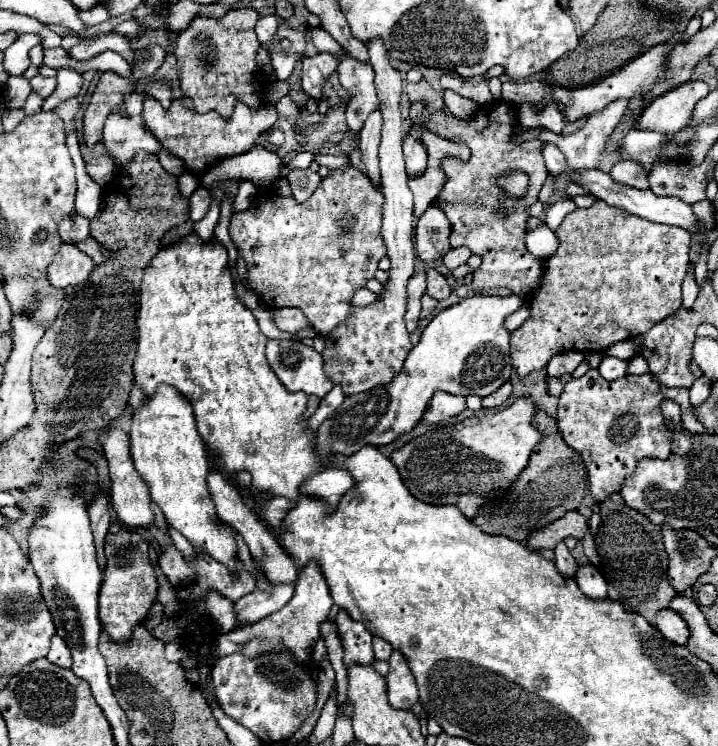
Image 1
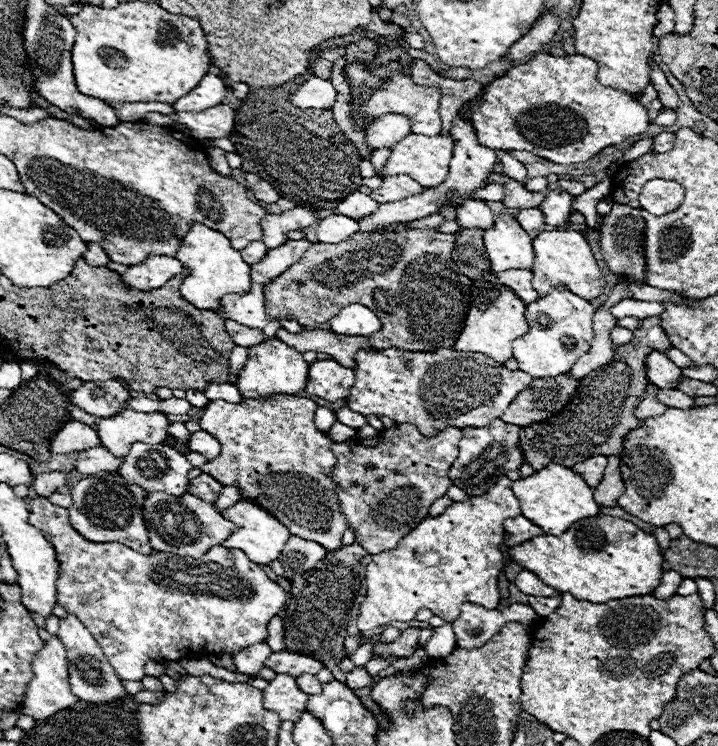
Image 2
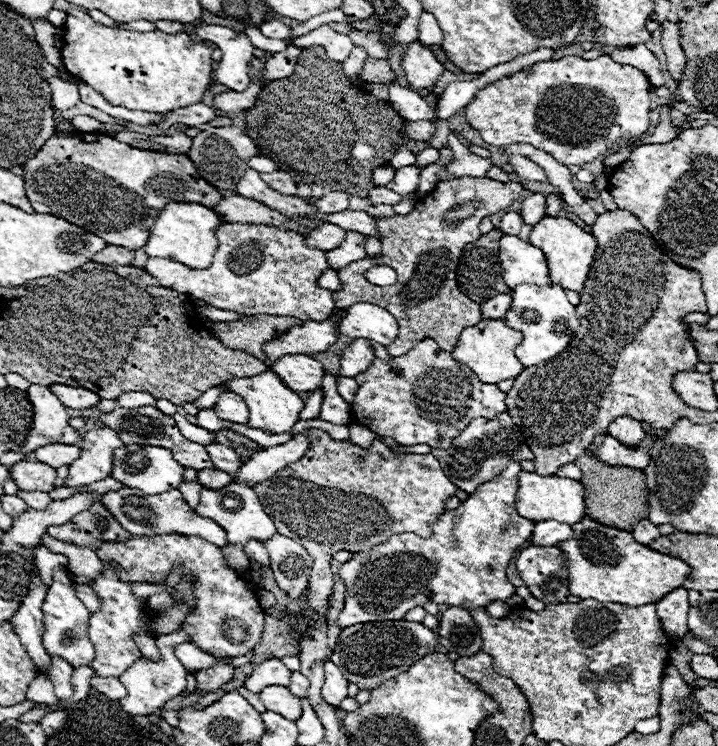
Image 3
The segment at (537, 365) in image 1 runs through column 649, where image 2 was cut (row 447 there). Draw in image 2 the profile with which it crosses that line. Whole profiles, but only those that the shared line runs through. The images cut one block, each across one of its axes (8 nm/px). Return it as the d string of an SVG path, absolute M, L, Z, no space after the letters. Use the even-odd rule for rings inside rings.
M270 396L268 400L244 398L238 404L218 400L216 406L226 412L226 422L238 422L236 436L230 436L236 438L236 456L226 456L222 450L220 456L201 467L202 472L220 480L222 486L240 488L242 498L262 504L290 534L316 540L326 550L340 548L346 516L340 510L336 484L330 476L336 466L336 456L330 450L332 440L314 424L316 402L298 396Z

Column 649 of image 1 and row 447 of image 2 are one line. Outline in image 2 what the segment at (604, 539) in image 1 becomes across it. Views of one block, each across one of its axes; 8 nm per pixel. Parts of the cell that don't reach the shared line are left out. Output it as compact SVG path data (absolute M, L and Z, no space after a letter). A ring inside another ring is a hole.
M658 318L644 320L632 332L634 338L628 344L614 346L616 358L612 362L604 364L602 368L590 372L586 378L580 380L576 388L578 392L574 392L570 404L562 412L520 430L520 450L524 452L526 464L530 464L534 470L542 470L552 462L572 468L574 464L584 462L596 454L616 456L622 452L624 436L640 424L640 420L634 416L634 410L646 390L642 374L644 360L652 350L666 352L666 348L670 348L666 334L658 326ZM618 360L628 366L630 374L626 374L626 368L618 368Z

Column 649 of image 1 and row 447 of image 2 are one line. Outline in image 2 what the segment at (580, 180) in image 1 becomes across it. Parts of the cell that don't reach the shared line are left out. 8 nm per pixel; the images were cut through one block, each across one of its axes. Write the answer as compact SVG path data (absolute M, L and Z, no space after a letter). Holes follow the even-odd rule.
M198 430L190 436L190 450L202 454L206 460L212 460L220 454L220 444L214 436L210 436L208 432L204 430Z

